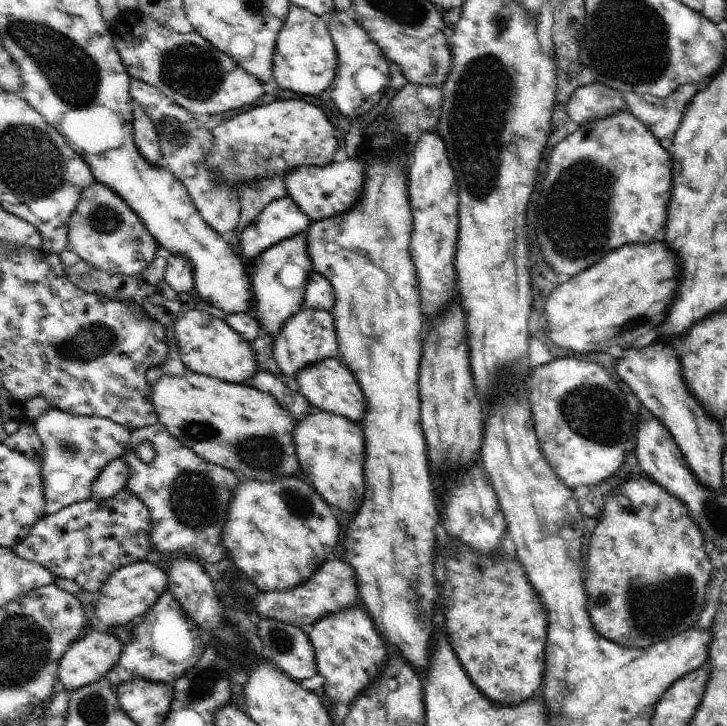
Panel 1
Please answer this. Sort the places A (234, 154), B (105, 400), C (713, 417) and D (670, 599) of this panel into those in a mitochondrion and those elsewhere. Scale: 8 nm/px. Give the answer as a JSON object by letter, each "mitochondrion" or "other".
{"A":"mitochondrion","B":"other","C":"other","D":"mitochondrion"}

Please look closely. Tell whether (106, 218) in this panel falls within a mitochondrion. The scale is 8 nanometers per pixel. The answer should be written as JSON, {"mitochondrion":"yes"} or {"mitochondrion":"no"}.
{"mitochondrion":"yes"}

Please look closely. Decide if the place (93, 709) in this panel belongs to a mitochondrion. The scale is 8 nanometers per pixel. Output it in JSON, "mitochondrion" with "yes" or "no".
{"mitochondrion":"yes"}

